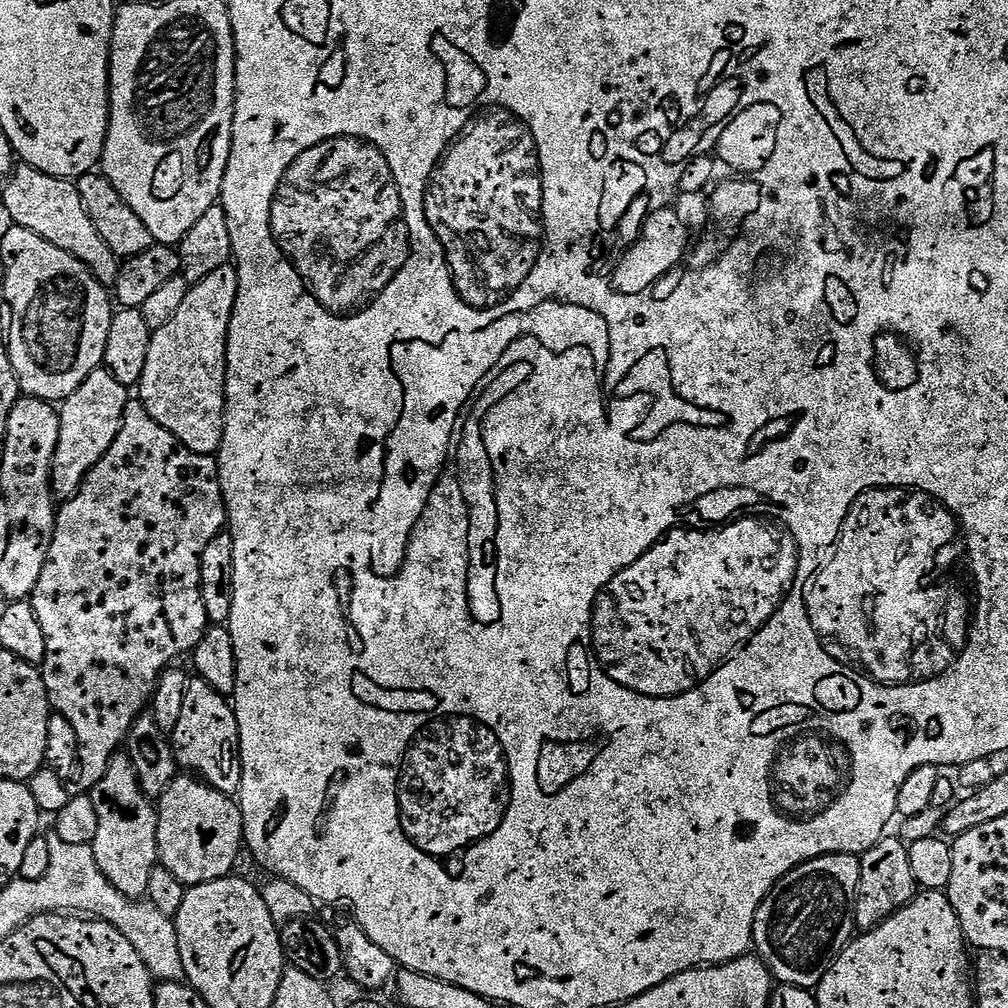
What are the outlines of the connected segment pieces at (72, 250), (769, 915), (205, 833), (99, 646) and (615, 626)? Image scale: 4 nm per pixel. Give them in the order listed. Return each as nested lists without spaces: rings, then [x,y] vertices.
[[[21,163],[3,188],[4,208],[15,227],[30,230],[38,234],[38,238],[46,238],[50,246],[58,246],[58,250],[66,250],[66,254],[78,258],[78,262],[85,264],[100,284],[115,285],[121,257],[116,256],[114,250],[102,242],[102,234],[94,230],[94,222],[90,222],[90,214],[86,214],[86,206],[82,206],[82,198],[73,181],[42,174],[42,170]]]
[[[834,852],[830,856],[819,856],[813,860],[807,860],[804,864],[799,864],[794,870],[787,872],[779,882],[770,890],[770,894],[760,904],[760,909],[756,912],[754,918],[754,930],[752,931],[752,943],[754,945],[755,955],[759,956],[764,961],[764,965],[773,977],[780,984],[789,984],[790,986],[798,986],[814,990],[822,982],[822,978],[826,974],[826,970],[830,970],[830,966],[842,954],[842,950],[854,938],[854,933],[857,931],[856,926],[856,891],[860,885],[860,856],[849,854],[846,852]]]
[[[192,774],[177,775],[175,782],[158,798],[158,857],[159,863],[174,878],[178,878],[186,886],[205,884],[221,880],[223,876],[233,875],[236,859],[240,856],[240,848],[245,847],[244,823],[239,803],[233,797],[219,792],[211,784]]]
[[[129,399],[122,426],[118,430],[118,438],[102,454],[102,458],[89,470],[88,477],[73,496],[67,497],[59,505],[54,526],[54,538],[50,542],[50,554],[46,554],[46,566],[42,566],[42,575],[38,577],[38,586],[34,586],[30,597],[34,606],[34,614],[38,614],[38,623],[42,626],[42,634],[46,637],[46,658],[42,665],[42,675],[46,694],[52,712],[62,714],[74,731],[78,733],[80,747],[80,762],[78,765],[78,780],[85,784],[85,789],[91,790],[106,774],[113,756],[121,751],[122,745],[128,739],[132,724],[149,707],[152,693],[156,691],[156,682],[161,672],[169,667],[180,655],[190,654],[202,642],[202,634],[210,626],[206,606],[202,606],[202,590],[200,589],[200,567],[202,554],[206,546],[220,532],[225,531],[228,523],[228,511],[224,505],[224,495],[220,485],[220,466],[215,455],[207,456],[190,450],[170,430],[158,426],[154,418],[150,418],[139,399]]]
[[[768,518],[748,519],[752,520],[736,520],[733,524],[718,529],[717,532],[699,532],[696,528],[684,528],[685,526],[673,527],[660,537],[653,548],[646,550],[646,554],[642,554],[642,558],[638,558],[638,562],[634,562],[634,566],[619,572],[613,580],[609,580],[602,591],[595,593],[596,605],[592,607],[590,648],[606,676],[614,678],[614,682],[618,682],[623,688],[629,688],[638,694],[680,696],[683,692],[689,692],[691,688],[707,681],[712,671],[715,671],[736,649],[747,644],[752,635],[775,614],[785,597],[792,592],[794,578],[801,571],[800,552],[796,548],[792,533],[785,525],[773,522]]]

